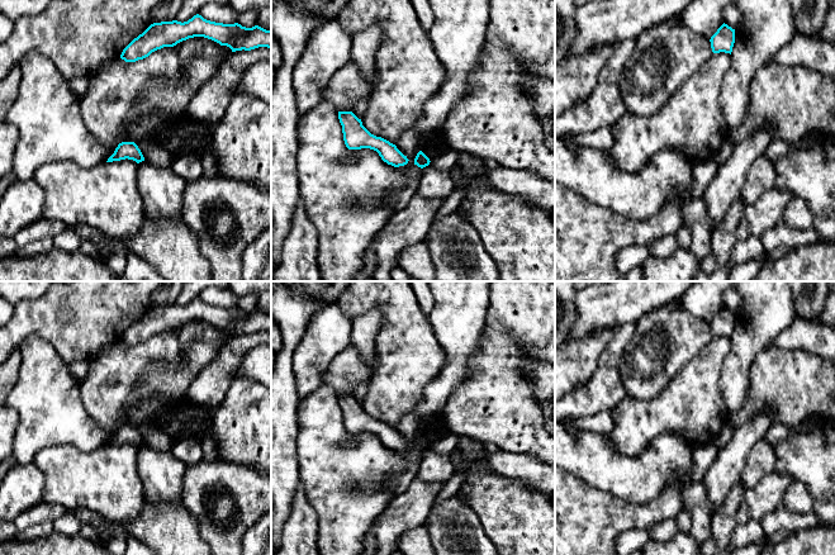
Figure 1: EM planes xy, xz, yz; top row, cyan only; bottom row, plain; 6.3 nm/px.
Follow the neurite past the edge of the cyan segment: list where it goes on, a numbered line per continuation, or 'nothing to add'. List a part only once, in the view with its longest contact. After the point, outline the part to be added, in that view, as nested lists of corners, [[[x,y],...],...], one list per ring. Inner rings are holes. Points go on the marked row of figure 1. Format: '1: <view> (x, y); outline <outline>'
nothing to add

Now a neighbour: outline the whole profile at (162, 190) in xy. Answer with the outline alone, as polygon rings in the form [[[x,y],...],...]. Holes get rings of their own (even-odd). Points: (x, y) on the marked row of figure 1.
[[[147,160],[139,162],[137,184],[146,215],[181,219],[182,198],[189,182],[176,175],[171,166],[160,167]]]

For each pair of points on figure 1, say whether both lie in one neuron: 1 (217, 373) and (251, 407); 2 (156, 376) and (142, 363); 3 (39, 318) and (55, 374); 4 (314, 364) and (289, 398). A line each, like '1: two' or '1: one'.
1: two
2: two
3: two
4: two

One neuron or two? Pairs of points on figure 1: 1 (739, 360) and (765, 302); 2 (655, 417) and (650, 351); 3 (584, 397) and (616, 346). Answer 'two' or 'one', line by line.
1: one
2: two
3: one

